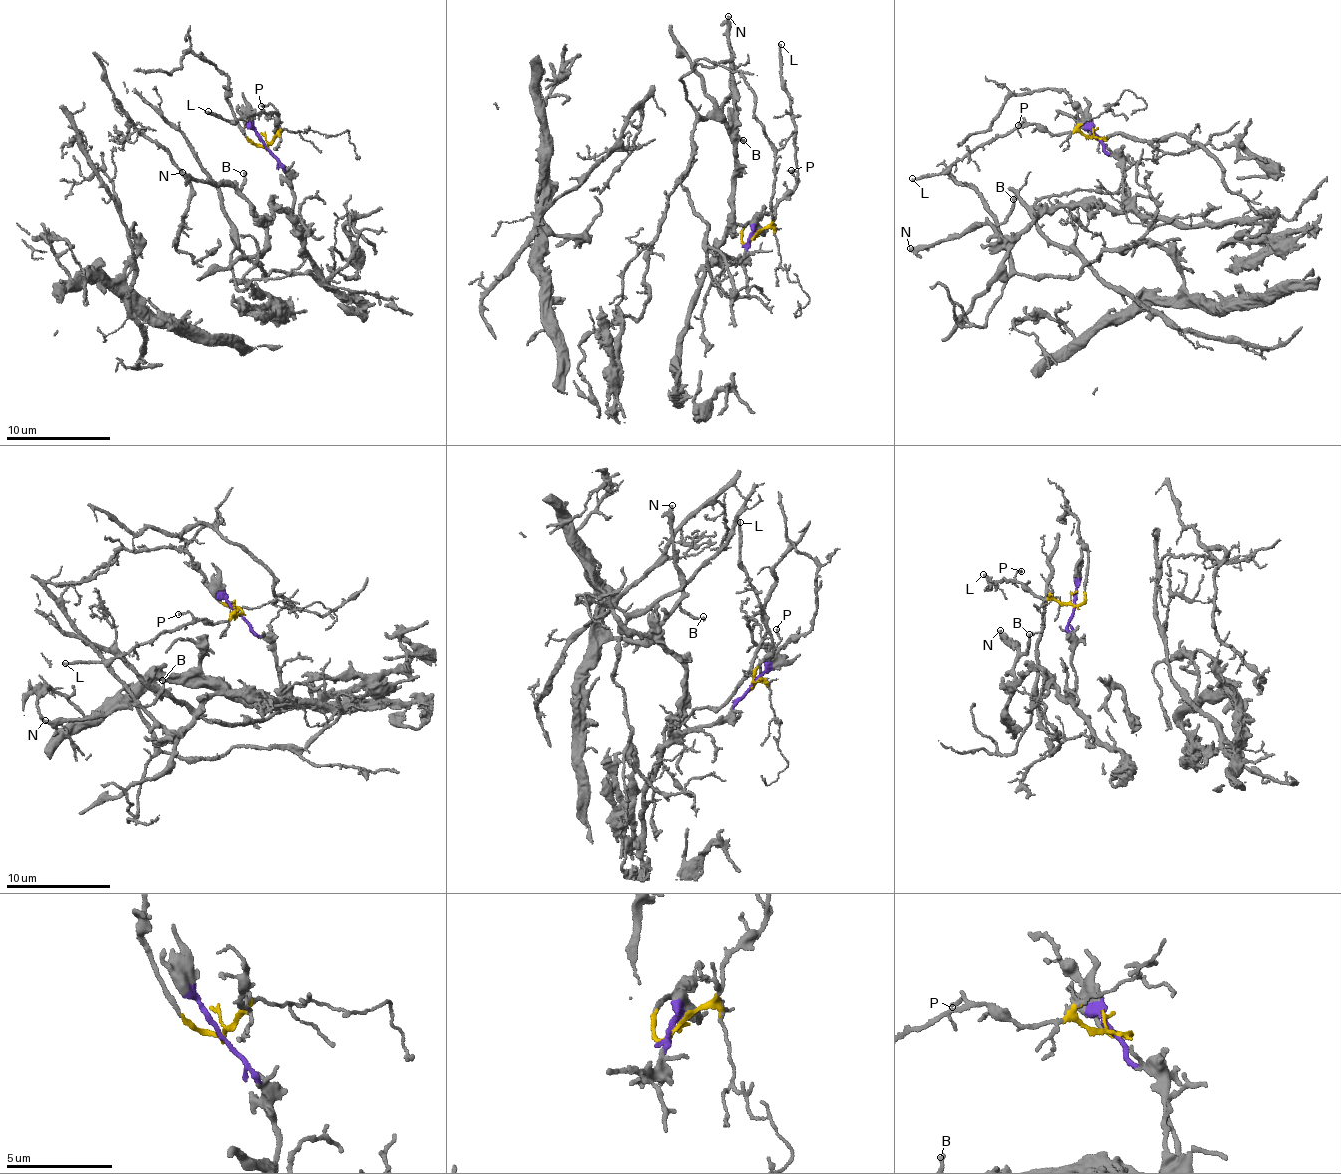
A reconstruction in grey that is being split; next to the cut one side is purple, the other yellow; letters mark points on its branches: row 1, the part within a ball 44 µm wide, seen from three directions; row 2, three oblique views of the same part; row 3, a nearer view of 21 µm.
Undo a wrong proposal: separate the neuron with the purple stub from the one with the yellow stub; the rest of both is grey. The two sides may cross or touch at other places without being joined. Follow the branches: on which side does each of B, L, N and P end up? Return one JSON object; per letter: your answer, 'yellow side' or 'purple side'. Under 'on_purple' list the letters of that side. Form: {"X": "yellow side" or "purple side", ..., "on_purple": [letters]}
{"B": "purple side", "L": "yellow side", "N": "purple side", "P": "yellow side", "on_purple": ["B", "N"]}

